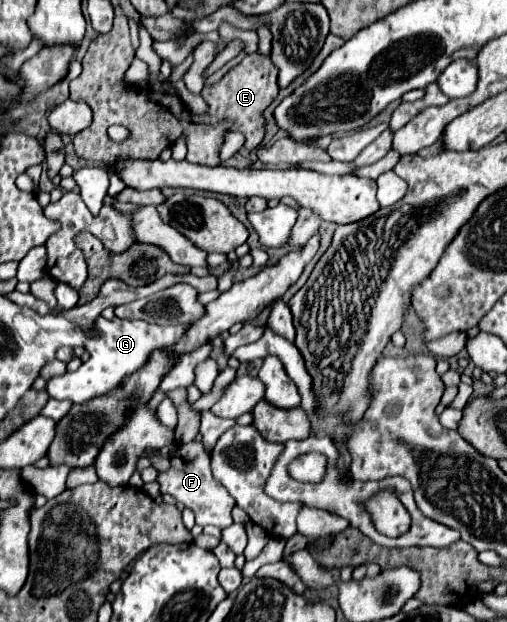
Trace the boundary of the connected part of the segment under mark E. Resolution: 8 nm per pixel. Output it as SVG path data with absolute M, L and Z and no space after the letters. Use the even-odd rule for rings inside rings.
M116 17L114 25L108 33L98 35L84 59L82 73L70 81L70 99L84 101L94 111L94 121L90 127L82 129L74 135L74 149L82 159L114 165L118 161L128 159L156 159L162 149L170 147L180 135L188 137L188 155L190 163L202 165L220 165L220 147L224 143L226 131L240 131L246 137L244 147L254 149L260 145L264 137L264 119L262 111L274 101L278 95L278 67L260 53L250 53L244 57L240 65L230 69L220 81L212 86L205 86L202 97L208 101L208 115L192 115L184 109L178 97L164 93L144 93L134 87L124 85L124 73L134 59L134 47L128 35L126 17ZM110 125L124 125L130 129L130 139L124 143L110 141L106 129Z

